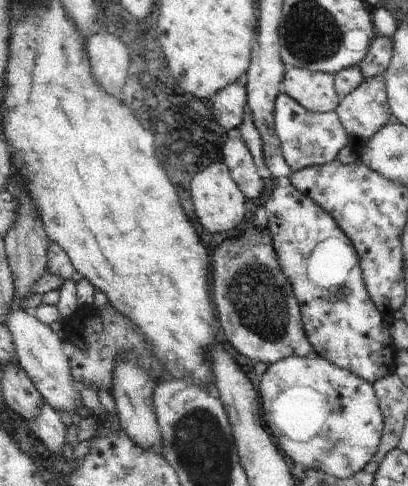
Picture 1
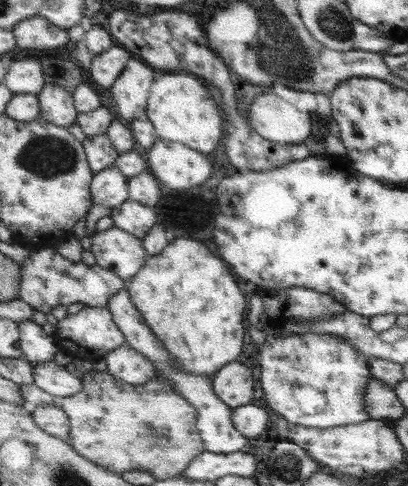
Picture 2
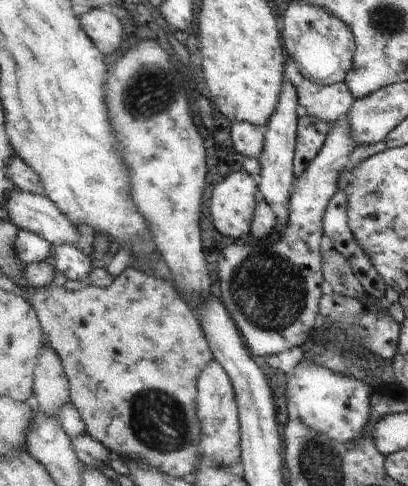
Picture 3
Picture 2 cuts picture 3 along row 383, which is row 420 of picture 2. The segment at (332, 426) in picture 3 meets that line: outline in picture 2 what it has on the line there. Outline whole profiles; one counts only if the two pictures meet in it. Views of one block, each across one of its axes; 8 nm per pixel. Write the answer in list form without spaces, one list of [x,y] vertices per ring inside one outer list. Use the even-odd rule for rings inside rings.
[[[303,334],[303,336],[267,336],[259,348],[259,386],[263,390],[267,406],[291,424],[307,428],[331,428],[355,422],[365,422],[369,416],[363,412],[363,390],[369,378],[365,360],[341,338],[329,338],[325,334]],[[297,386],[311,386],[323,394],[325,404],[301,404]]]

